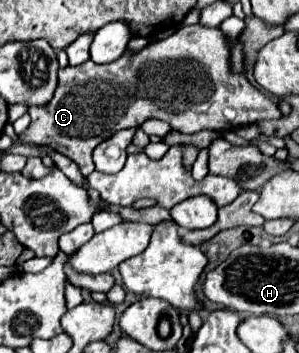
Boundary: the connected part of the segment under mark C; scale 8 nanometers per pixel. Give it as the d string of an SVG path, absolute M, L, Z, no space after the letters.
M201 24L183 26L165 40L157 40L141 48L139 52L125 50L121 58L109 64L95 64L87 60L81 66L67 66L57 72L57 90L45 106L31 106L29 128L19 134L21 144L49 146L59 154L71 158L83 176L89 176L95 166L91 154L97 144L113 136L123 128L139 128L145 120L157 118L173 126L183 134L195 134L201 130L233 130L243 124L255 124L259 120L281 118L277 104L265 92L259 92L245 74L233 74L229 62L229 44L219 28L207 28Z

